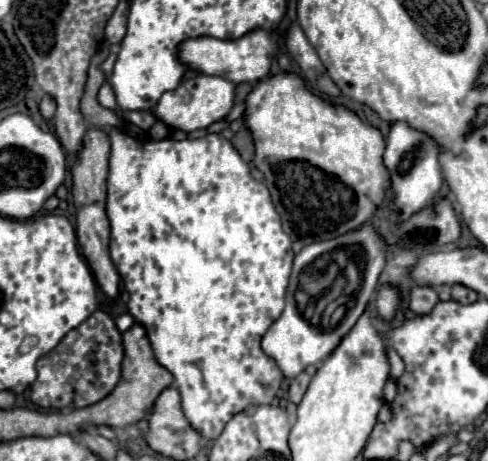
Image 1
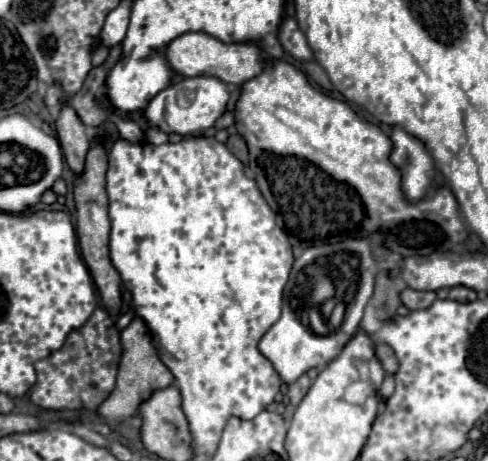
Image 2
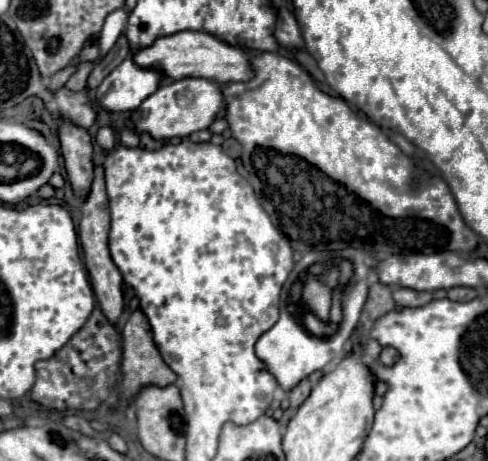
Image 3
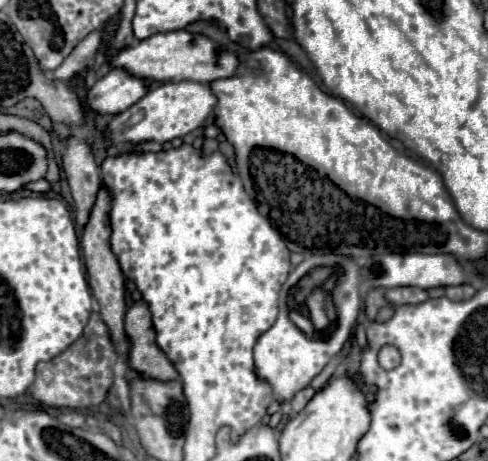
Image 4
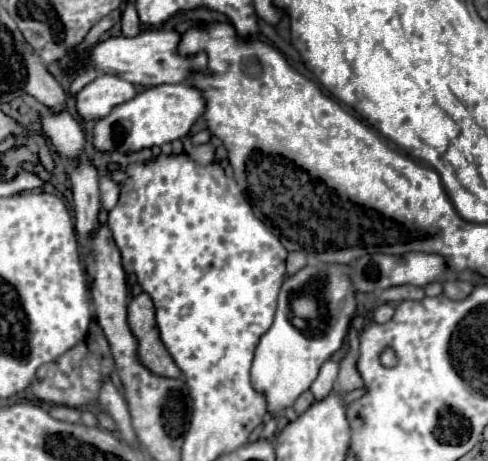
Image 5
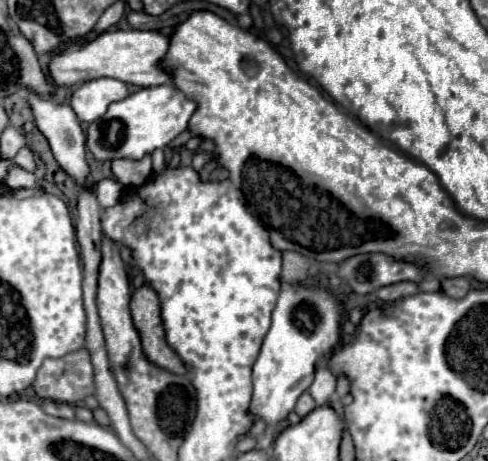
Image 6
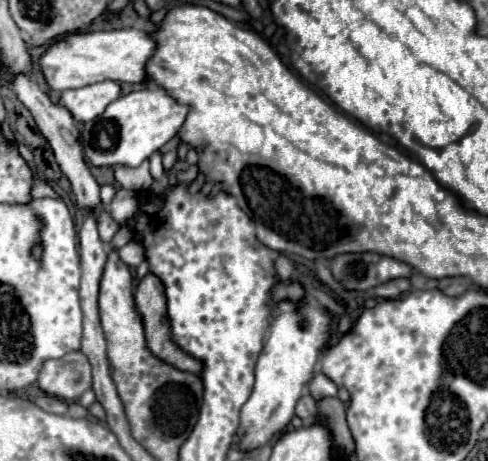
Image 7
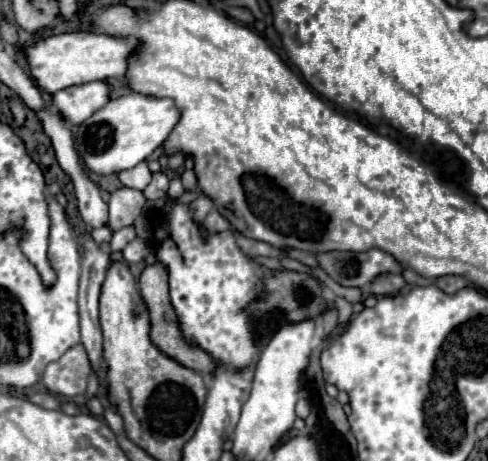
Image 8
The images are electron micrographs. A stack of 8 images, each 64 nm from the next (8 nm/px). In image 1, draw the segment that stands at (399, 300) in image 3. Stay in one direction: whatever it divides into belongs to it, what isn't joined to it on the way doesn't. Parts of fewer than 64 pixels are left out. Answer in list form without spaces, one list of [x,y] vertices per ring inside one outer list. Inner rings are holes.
[[[420,286],[410,292],[410,310],[420,316],[430,314],[436,304],[438,304],[438,294],[430,286]]]

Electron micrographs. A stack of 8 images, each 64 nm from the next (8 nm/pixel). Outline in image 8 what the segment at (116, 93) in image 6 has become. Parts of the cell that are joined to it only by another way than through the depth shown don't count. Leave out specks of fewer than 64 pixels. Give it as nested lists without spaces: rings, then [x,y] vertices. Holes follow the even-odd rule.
[[[92,82],[82,86],[64,88],[54,94],[54,104],[64,116],[68,116],[70,124],[82,124],[94,112],[104,108],[112,98],[112,86],[108,82]]]

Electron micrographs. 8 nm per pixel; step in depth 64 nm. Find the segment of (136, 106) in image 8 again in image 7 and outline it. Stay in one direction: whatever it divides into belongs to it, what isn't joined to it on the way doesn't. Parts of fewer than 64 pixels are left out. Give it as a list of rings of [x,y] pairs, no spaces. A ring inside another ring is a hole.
[[[152,84],[134,90],[108,104],[104,114],[100,114],[96,120],[82,124],[80,140],[84,154],[94,166],[138,166],[178,134],[188,112],[190,106],[176,102],[162,86]]]

